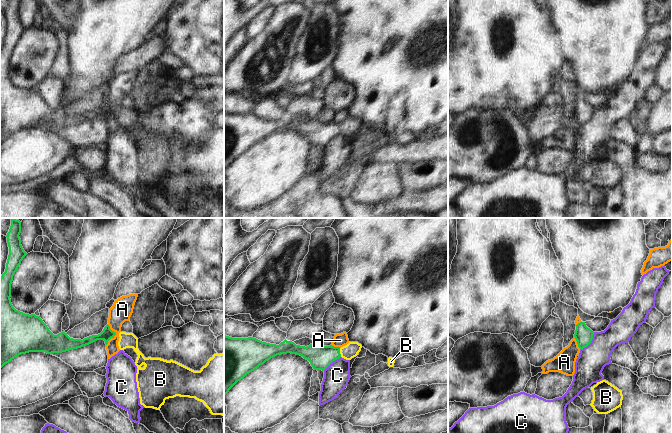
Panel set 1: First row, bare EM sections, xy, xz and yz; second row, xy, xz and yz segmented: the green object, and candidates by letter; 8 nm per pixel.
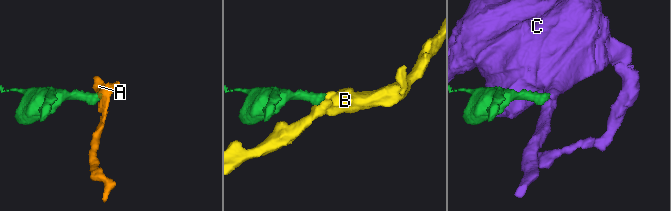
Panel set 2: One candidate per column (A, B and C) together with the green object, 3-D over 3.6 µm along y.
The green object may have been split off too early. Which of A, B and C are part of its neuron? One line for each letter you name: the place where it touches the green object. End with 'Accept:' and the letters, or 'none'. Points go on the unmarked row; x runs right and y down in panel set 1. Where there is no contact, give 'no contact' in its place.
B: xz (339, 128)
Accept: B

